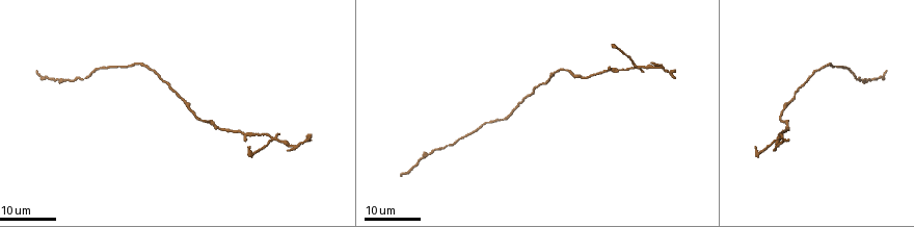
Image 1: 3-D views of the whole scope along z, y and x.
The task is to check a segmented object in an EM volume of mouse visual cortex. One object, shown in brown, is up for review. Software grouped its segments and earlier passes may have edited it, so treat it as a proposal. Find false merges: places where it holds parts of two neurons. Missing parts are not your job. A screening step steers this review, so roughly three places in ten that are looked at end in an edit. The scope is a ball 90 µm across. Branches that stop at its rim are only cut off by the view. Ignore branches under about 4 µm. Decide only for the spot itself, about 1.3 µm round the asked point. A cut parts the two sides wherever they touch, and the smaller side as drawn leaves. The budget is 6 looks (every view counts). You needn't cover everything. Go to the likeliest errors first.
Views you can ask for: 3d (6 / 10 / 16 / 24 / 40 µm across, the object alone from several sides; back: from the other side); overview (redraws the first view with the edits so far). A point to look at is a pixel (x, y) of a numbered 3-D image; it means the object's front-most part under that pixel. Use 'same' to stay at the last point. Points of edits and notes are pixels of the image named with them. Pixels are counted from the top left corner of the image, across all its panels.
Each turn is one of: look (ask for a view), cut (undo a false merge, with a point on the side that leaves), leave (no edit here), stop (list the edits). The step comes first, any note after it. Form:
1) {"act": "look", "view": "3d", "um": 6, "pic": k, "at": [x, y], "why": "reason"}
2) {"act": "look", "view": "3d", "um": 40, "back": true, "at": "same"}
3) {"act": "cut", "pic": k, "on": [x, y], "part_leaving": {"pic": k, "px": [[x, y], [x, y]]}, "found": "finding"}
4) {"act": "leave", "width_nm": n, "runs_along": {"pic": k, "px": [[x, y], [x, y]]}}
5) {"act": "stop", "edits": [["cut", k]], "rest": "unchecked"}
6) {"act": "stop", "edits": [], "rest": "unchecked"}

{"act": "look", "view": "3d", "um": 16, "pic": 1, "at": [272, 139], "why": "four or more arms meet"}

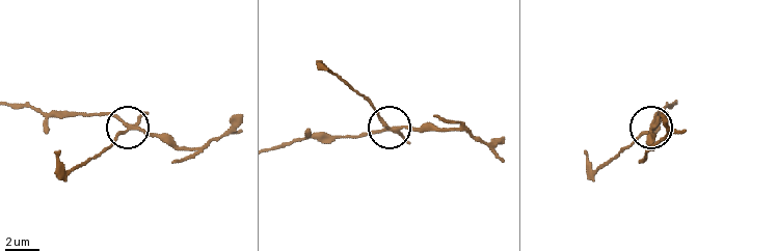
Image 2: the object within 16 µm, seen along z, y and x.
{"act": "look", "view": "3d", "um": 10, "pic": 2, "at": [391, 127]}

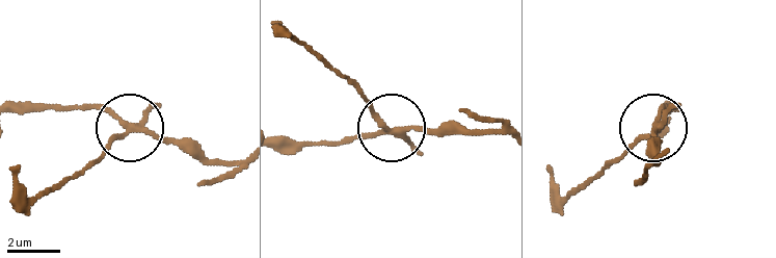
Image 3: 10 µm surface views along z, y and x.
{"act": "cut", "pic": 3, "on": [110, 145], "width_nm": 210, "part_leaving": {"pic": 3, "px": [[136, 129], [37, 194], [26, 189], [18, 165]]}, "found": "a second neuron is stuck on"}

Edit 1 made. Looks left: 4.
{"act": "look", "view": "3d", "um": 16, "pic": 1, "at": [239, 131], "why": "thick turns thin"}

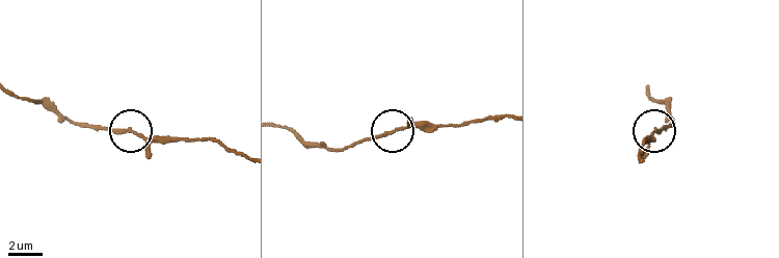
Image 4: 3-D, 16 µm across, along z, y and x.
{"act": "look", "view": "3d", "um": 6, "pic": 4, "at": [137, 133]}

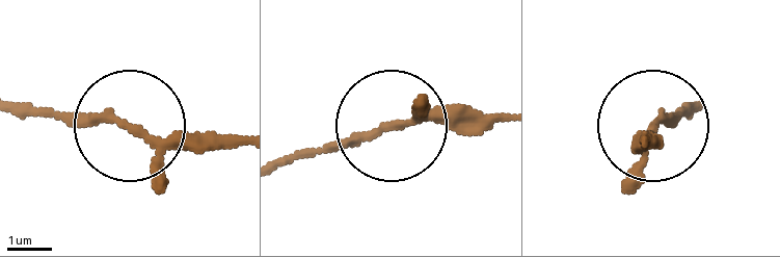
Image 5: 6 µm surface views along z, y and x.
{"act": "leave", "runs_along": {"pic": 5, "px": [[26, 107], [104, 111], [160, 133], [238, 133]]}, "found": "all the same neuron"}

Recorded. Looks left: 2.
{"act": "look", "view": "3d", "um": 24, "pic": 1, "at": [554, 72], "why": "thick turns thin"}

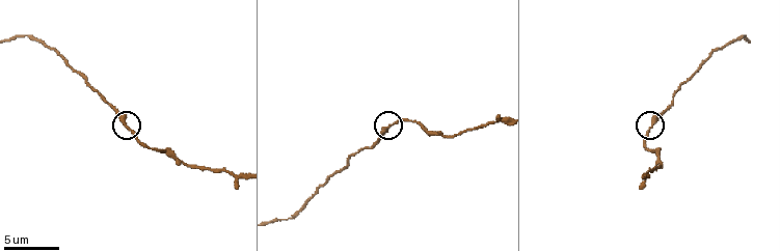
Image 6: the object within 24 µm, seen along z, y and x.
{"act": "look", "view": "3d", "um": 6, "pic": 6, "at": [128, 125]}

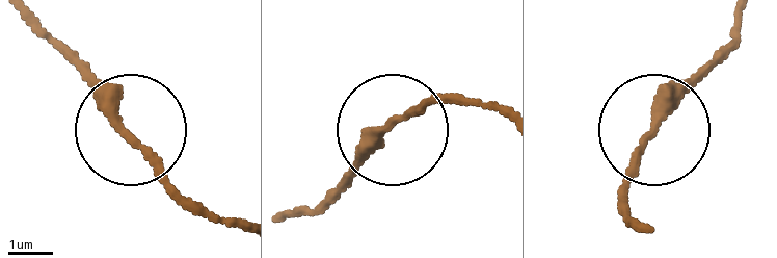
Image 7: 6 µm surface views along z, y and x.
{"act": "leave", "width_nm": 230, "found": "continuous, no second neuron"}

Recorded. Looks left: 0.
{"act": "stop", "edits": [["cut", 3]], "rest": "unchecked"}

